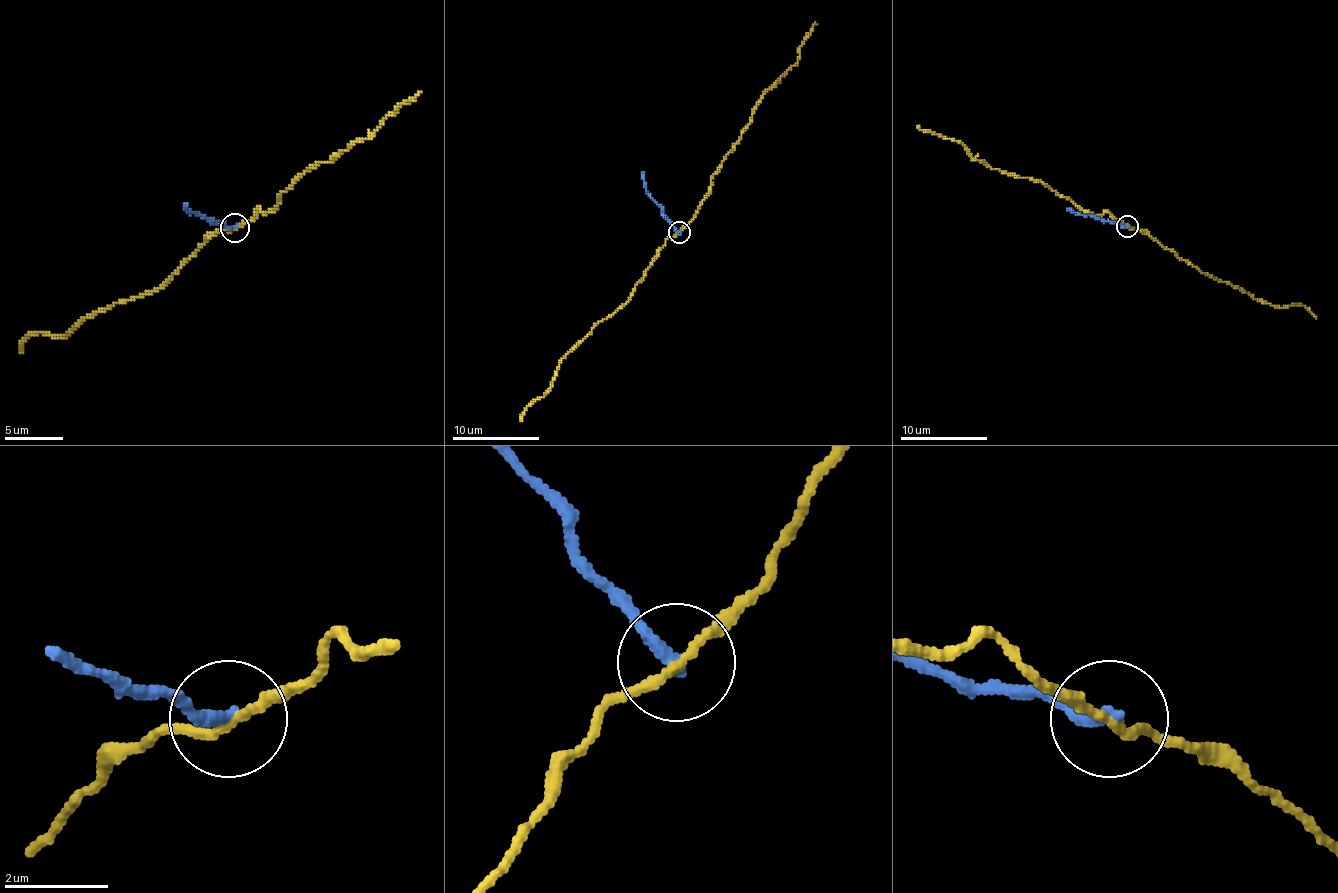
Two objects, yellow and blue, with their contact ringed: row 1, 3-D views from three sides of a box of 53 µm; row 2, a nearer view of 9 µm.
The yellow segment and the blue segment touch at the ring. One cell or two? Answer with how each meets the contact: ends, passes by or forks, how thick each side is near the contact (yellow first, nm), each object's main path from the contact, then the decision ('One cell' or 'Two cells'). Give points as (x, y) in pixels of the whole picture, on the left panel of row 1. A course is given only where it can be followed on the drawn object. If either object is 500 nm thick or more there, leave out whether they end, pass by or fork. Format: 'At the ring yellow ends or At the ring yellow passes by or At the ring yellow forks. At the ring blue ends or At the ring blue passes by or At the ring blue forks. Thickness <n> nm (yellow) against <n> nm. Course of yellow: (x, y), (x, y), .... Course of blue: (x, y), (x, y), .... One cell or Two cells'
At the ring yellow passes by. At the ring blue ends. Thickness 170 nm (yellow) against 260 nm. Course of yellow: (234, 227), (242, 227), (260, 209), (269, 212), (307, 168), (345, 150), (418, 92). Course of blue: (234, 227), (190, 212), (184, 203). Two cells

